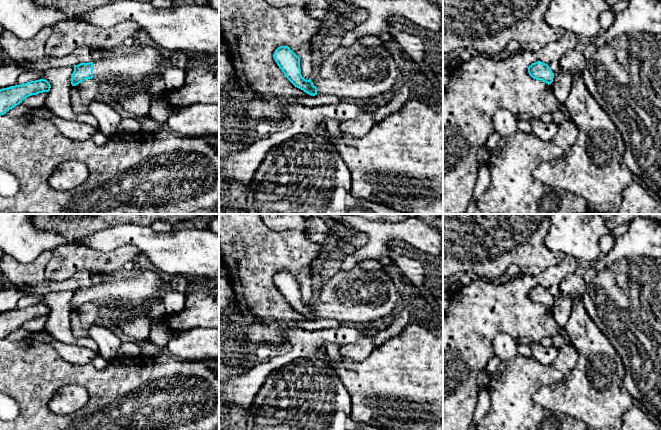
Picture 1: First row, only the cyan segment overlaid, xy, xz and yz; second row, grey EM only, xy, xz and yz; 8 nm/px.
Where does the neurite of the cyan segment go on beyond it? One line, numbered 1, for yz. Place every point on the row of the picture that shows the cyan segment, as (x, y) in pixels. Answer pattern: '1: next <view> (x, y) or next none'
1: next none

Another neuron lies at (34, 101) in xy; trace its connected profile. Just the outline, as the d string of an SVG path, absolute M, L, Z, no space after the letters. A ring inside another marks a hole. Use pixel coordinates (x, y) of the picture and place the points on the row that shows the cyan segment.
M43 92L43 93L39 93L37 95L31 95L29 97L25 98L22 101L22 104L24 104L25 106L27 106L31 109L45 106L45 102L48 98L48 95L49 95L49 92Z

